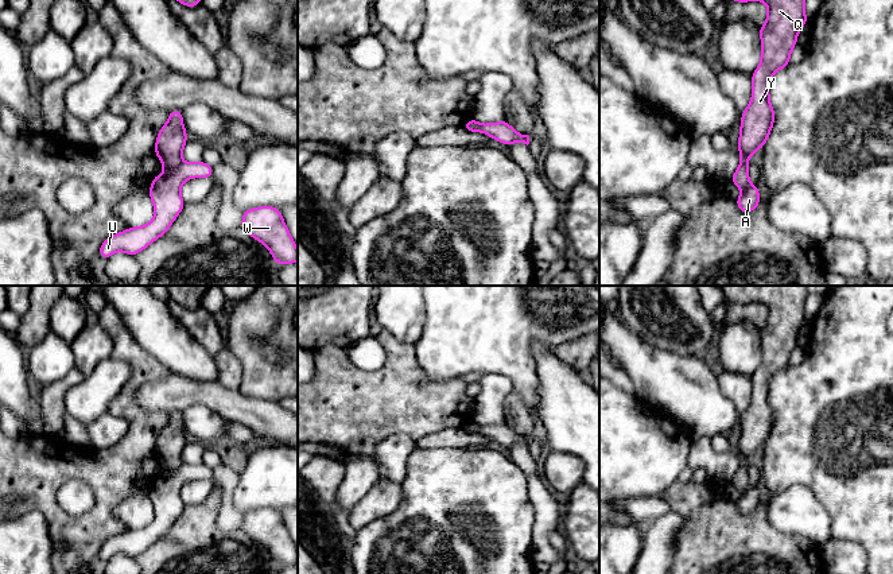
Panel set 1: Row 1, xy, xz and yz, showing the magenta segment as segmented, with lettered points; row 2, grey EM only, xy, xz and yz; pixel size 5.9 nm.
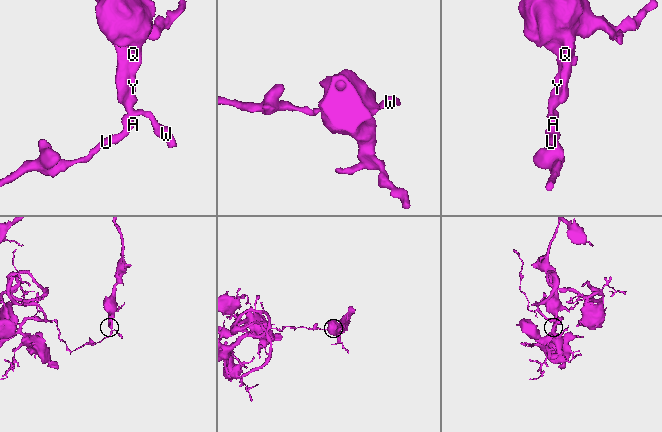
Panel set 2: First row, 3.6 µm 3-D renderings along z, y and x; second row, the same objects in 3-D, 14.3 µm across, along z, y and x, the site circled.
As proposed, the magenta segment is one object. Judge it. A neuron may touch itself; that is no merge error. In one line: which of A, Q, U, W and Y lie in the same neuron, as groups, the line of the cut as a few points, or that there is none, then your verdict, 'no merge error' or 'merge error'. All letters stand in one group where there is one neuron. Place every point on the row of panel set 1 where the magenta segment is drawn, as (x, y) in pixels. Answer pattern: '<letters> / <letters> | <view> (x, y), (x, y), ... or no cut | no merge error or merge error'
A U W / Q Y | xy (183, 162), (166, 171) | merge error

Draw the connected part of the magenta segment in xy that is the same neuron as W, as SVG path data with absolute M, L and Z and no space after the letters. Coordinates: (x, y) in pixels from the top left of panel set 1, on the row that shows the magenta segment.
M268 205L245 210L241 229L267 245L279 265L298 261L298 249L284 224L282 210Z

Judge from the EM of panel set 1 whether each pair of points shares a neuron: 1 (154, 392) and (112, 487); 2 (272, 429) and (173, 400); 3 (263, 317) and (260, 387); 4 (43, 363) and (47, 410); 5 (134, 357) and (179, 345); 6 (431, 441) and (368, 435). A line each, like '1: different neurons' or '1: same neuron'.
1: different neurons
2: same neuron
3: same neuron
4: different neurons
5: different neurons
6: different neurons

